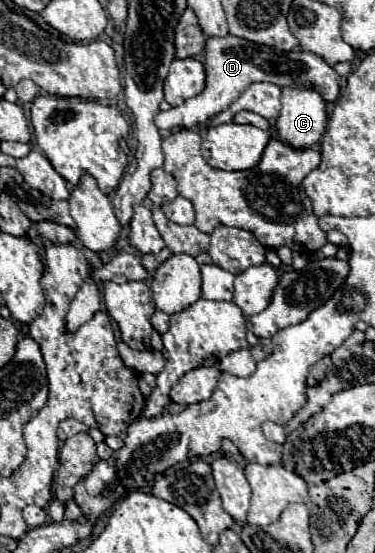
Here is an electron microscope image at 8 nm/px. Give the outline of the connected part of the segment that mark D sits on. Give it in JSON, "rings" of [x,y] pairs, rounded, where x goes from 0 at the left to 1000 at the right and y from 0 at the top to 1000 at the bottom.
{"rings":[[[597,65],[597,69],[555,69],[549,72],[549,159],[533,174],[517,174],[496,181],[485,192],[453,195],[448,203],[427,203],[411,213],[411,224],[421,235],[459,235],[469,231],[533,231],[560,213],[603,199],[672,148],[720,148],[747,159],[837,159],[859,170],[864,184],[891,184],[901,177],[901,134],[885,119],[875,119],[853,101],[832,94],[779,90],[779,94],[747,94],[720,83],[693,83],[677,76],[661,76],[651,69],[629,65]]]}

